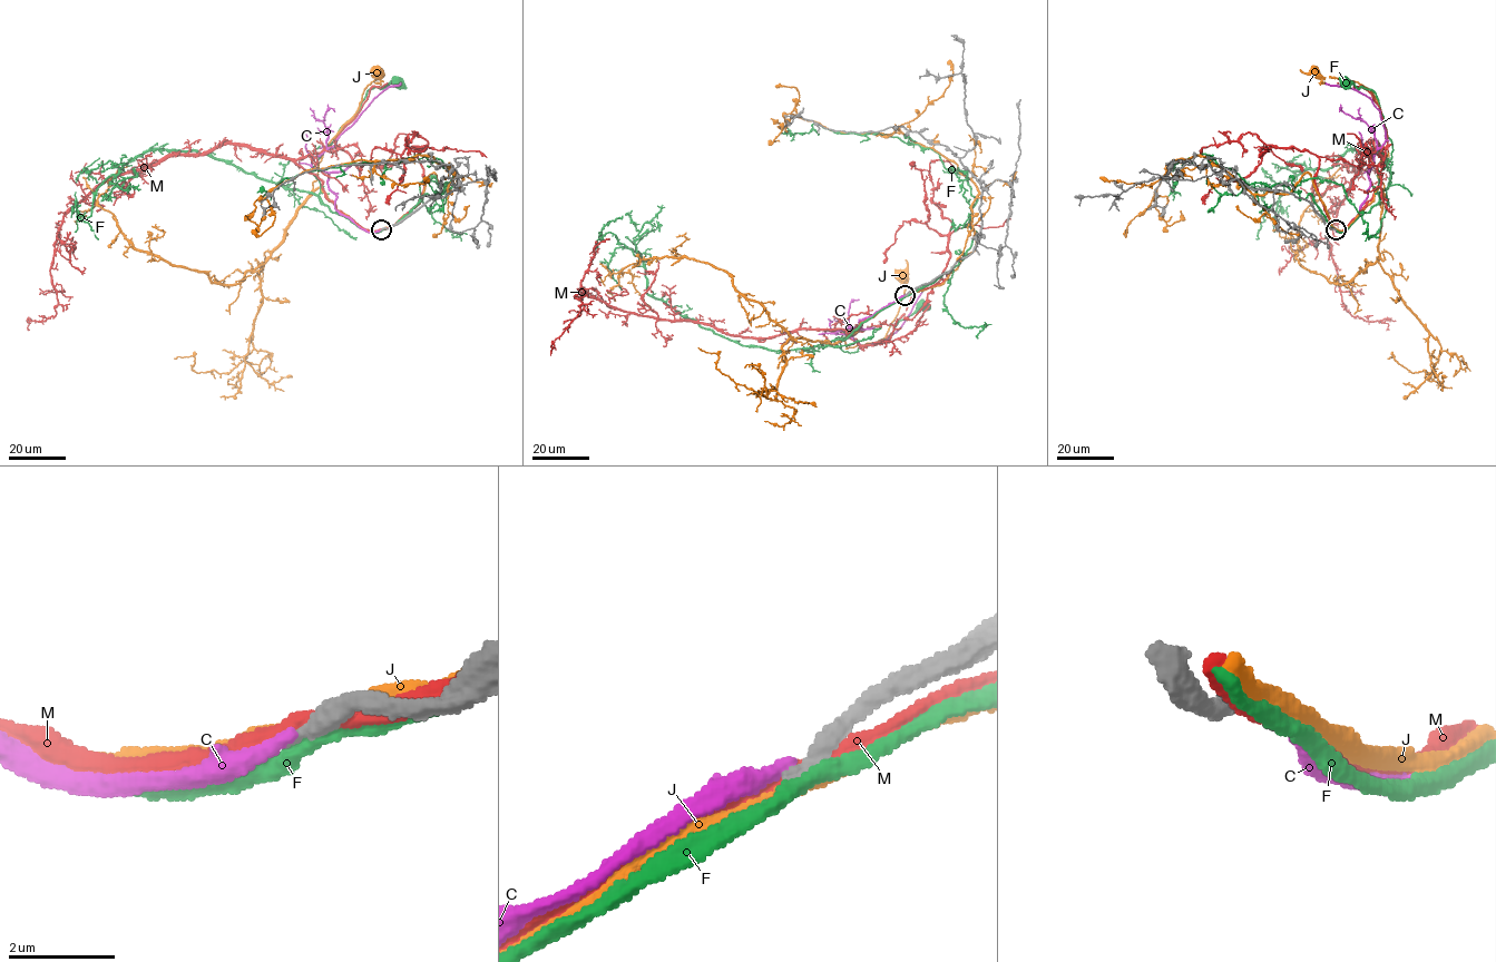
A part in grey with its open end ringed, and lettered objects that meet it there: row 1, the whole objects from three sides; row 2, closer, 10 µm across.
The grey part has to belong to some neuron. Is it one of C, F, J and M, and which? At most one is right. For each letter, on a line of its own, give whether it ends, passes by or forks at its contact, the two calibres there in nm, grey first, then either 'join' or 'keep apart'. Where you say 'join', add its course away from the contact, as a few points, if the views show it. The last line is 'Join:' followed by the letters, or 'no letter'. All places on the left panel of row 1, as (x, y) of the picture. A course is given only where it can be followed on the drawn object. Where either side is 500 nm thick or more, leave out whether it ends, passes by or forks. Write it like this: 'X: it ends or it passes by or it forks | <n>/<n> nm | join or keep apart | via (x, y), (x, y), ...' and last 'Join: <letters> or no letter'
C: it ends | 360/320 nm | keep apart
F: it passes by | 440/280 nm | keep apart
J: it passes by | 400/280 nm | keep apart
M: it passes by | 460/280 nm | keep apart
Join: no letter

